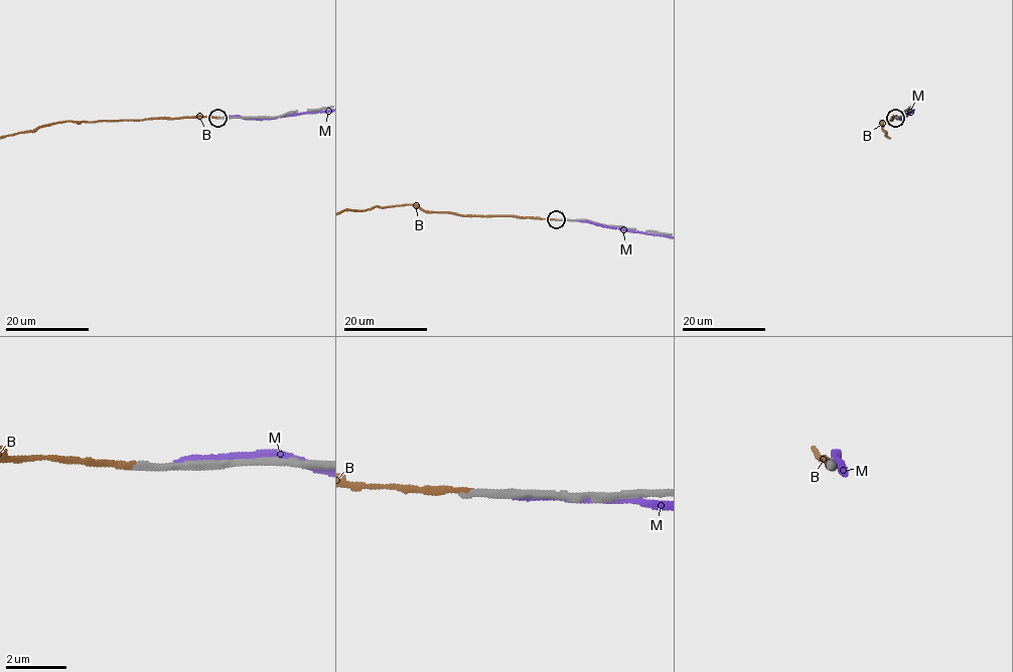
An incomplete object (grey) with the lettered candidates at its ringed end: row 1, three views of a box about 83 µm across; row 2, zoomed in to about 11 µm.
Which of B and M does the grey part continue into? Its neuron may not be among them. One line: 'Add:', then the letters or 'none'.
Add: B

